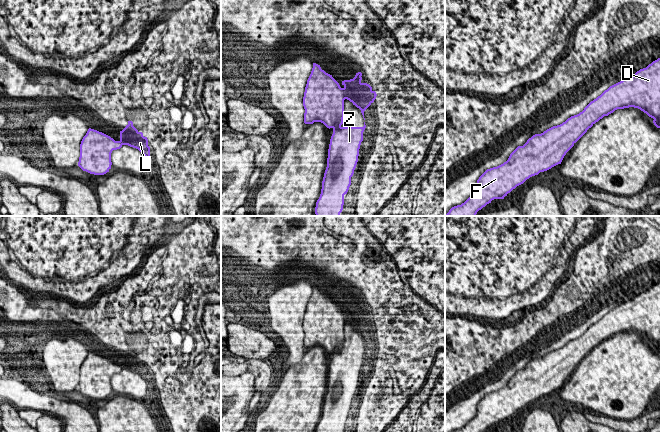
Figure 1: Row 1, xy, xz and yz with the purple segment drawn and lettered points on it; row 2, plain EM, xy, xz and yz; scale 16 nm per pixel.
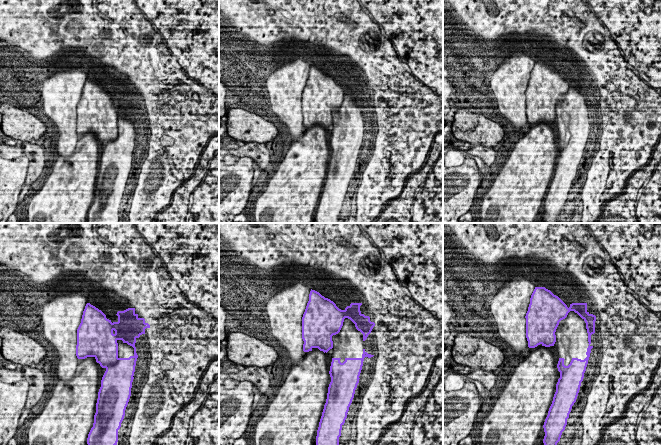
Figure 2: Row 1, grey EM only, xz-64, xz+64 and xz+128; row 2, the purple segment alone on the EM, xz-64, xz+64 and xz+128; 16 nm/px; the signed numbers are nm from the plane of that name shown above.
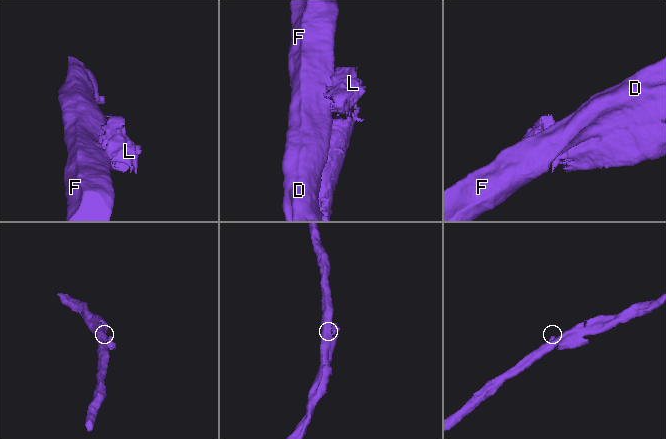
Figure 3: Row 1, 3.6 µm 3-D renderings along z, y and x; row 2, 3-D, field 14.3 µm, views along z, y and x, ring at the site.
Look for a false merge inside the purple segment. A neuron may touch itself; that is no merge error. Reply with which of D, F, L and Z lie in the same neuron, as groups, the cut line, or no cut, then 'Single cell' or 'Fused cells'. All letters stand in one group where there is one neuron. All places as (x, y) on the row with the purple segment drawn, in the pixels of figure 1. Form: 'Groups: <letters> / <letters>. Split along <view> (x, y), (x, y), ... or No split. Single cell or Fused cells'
Groups: D F L Z. No split. Single cell

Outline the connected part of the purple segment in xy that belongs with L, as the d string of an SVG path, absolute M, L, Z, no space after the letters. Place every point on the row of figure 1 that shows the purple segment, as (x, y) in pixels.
M128 121L126 127L120 131L119 141L89 128L80 144L78 166L90 174L104 175L111 169L112 151L120 149L123 145L138 149L146 157L147 166L149 166L150 147L148 139L133 126L132 121Z

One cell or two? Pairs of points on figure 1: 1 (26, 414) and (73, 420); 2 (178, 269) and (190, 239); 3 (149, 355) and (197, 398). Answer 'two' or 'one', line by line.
1: two
2: one
3: one

